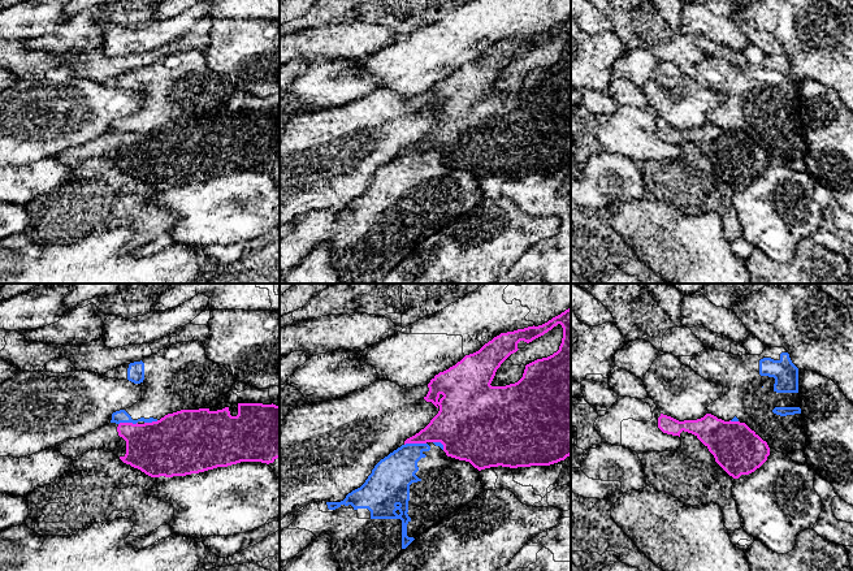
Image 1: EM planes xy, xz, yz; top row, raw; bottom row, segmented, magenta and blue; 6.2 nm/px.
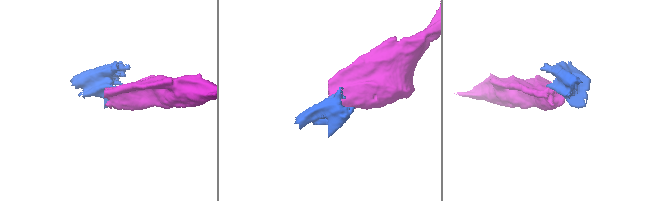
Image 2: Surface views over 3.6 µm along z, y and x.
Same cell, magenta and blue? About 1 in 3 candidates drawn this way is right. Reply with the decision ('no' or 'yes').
no

